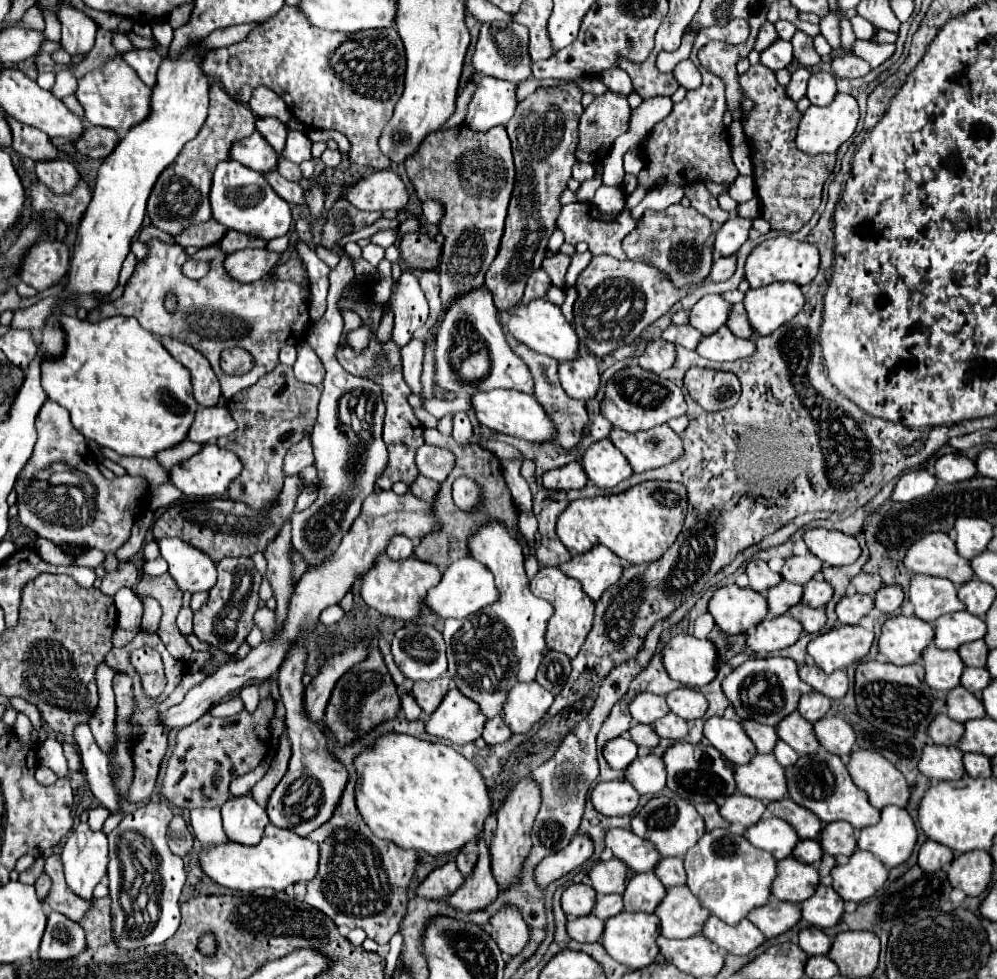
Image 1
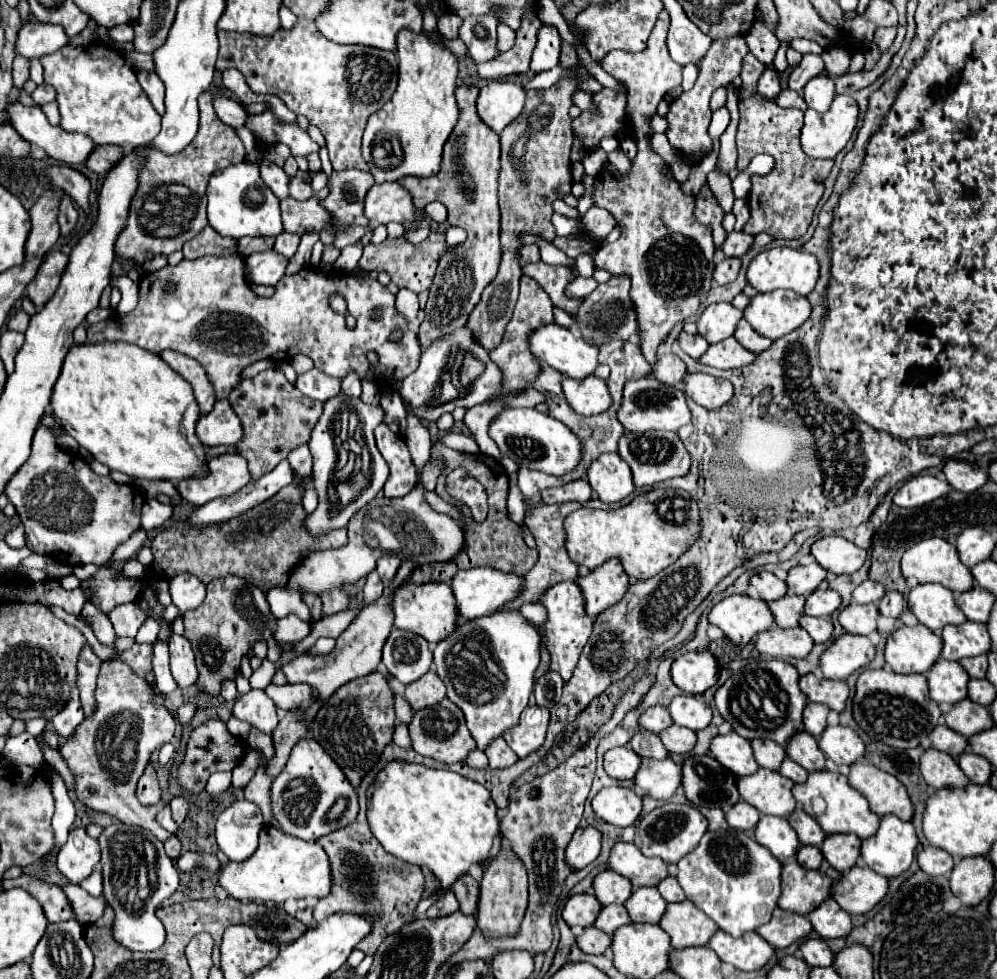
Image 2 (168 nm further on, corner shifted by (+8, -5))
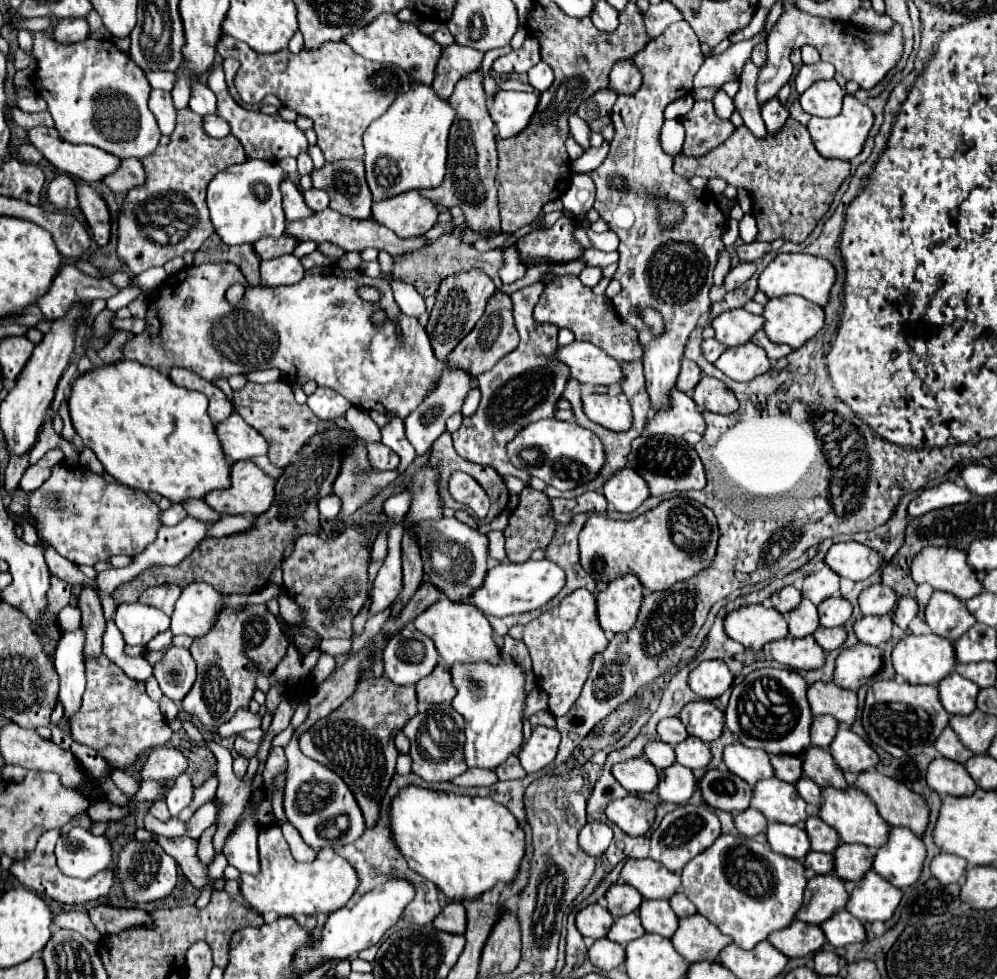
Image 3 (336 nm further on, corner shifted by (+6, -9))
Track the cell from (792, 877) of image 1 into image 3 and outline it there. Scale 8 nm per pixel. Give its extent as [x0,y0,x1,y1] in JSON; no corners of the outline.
[797,874,849,924]

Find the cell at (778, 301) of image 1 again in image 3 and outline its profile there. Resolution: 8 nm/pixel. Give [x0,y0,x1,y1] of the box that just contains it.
[765,296,825,348]

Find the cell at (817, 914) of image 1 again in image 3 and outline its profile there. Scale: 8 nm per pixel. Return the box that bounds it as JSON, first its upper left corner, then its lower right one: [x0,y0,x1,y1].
[821,910,865,946]

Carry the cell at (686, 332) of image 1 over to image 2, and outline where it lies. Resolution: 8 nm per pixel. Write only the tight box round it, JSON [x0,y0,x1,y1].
[677,332,709,358]

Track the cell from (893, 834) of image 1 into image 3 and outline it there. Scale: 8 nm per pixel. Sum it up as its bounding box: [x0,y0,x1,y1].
[873,828,925,888]

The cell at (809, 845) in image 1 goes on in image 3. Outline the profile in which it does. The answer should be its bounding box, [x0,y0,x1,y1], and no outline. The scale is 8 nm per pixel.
[805,852,833,874]

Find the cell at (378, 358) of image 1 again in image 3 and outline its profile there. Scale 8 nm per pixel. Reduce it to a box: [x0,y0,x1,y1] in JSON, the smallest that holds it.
[367,444,399,470]

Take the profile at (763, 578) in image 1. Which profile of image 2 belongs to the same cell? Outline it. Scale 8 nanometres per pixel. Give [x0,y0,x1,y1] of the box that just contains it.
[749,572,787,602]

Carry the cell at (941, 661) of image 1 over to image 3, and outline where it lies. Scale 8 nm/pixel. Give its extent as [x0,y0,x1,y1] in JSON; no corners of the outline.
[939,672,979,714]

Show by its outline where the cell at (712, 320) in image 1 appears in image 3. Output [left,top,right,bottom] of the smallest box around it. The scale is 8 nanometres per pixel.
[713,308,765,346]

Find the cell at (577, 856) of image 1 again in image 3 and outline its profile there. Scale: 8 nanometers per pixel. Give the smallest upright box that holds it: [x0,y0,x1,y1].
[579,822,613,858]

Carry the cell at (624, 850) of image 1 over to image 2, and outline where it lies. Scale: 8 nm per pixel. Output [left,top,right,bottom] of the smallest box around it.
[609,842,667,888]

